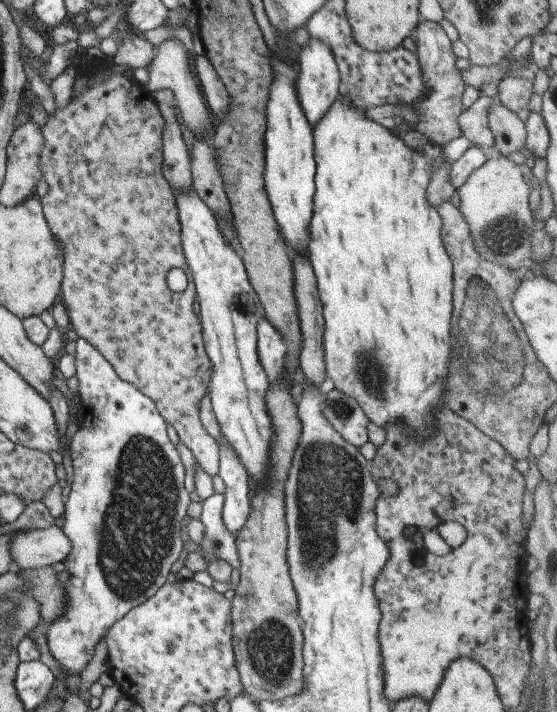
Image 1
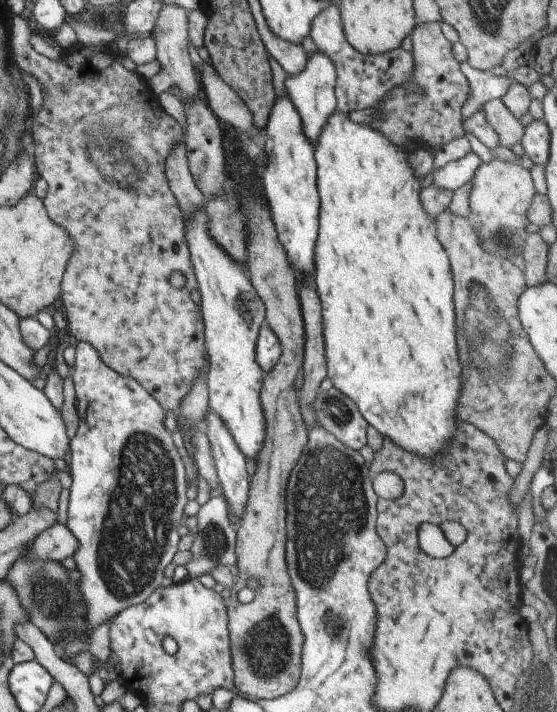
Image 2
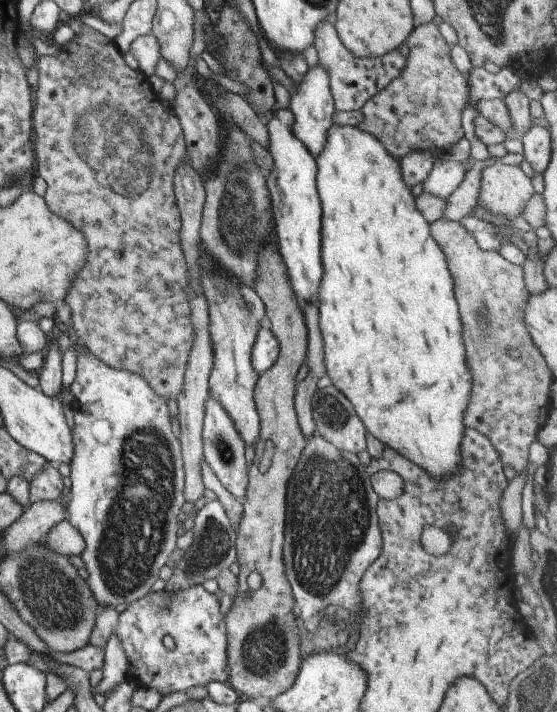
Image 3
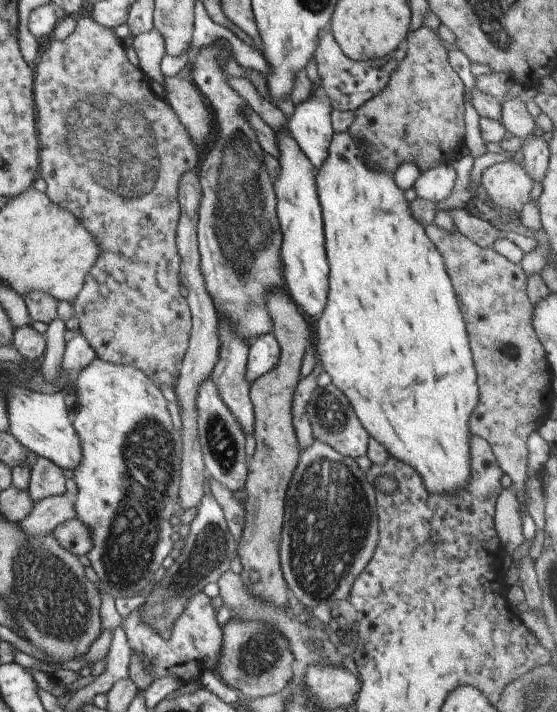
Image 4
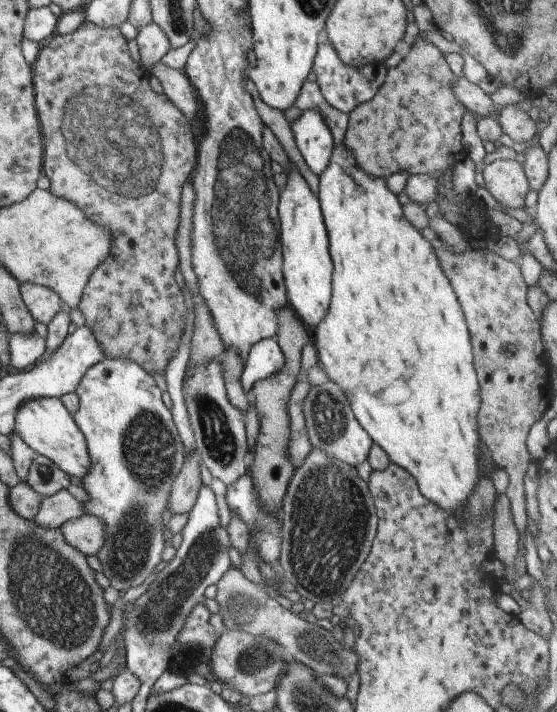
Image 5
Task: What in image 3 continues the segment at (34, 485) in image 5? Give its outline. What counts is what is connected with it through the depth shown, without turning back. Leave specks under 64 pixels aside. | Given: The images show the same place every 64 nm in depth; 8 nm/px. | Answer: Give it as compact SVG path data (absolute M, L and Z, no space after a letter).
M45 462L41 472L37 472L33 476L28 485L28 494L30 502L53 502L59 498L63 484L61 483L61 475L56 469L56 465Z

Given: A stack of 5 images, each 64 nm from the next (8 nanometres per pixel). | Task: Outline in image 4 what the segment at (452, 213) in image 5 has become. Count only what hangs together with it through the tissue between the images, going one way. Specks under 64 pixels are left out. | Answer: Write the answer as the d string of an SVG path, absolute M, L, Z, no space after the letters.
M420 25L417 30L411 30L408 32L408 35L405 38L405 42L407 44L407 50L405 52L405 57L399 61L397 64L397 68L391 72L391 76L389 76L388 83L385 85L385 88L382 88L379 92L373 95L367 102L364 102L354 110L353 114L353 122L349 125L349 128L346 132L349 132L349 136L353 138L353 140L359 140L359 144L361 144L361 148L365 150L365 160L367 160L367 168L373 168L373 170L385 170L385 172L395 172L395 169L399 166L399 164L403 164L403 162L413 162L413 164L417 164L417 168L421 171L429 170L432 166L435 166L437 162L447 162L450 163L452 161L458 161L462 157L459 154L459 150L462 150L463 147L463 114L465 114L464 108L464 100L465 100L465 83L455 74L455 71L451 66L449 66L449 62L447 60L448 51L445 50L444 46L441 44L441 40L439 40L439 36L437 35L435 30L432 28L428 28L427 26Z

